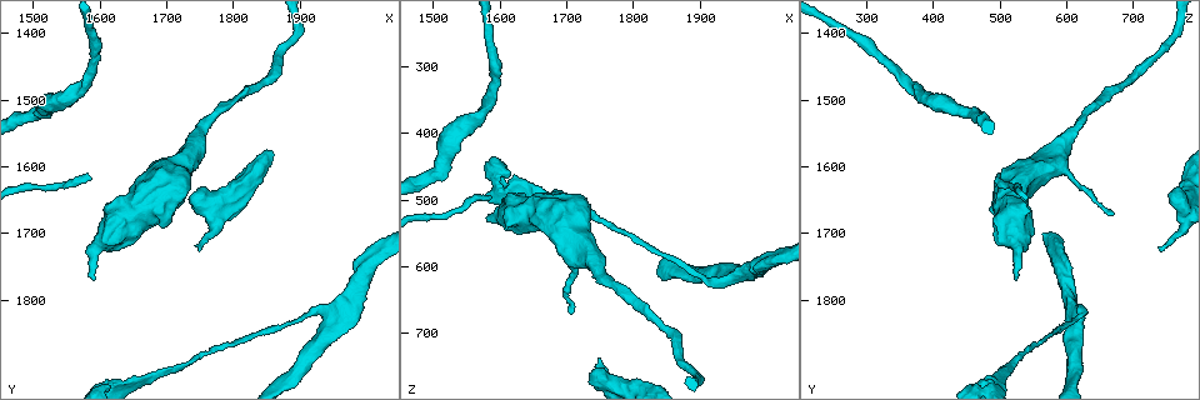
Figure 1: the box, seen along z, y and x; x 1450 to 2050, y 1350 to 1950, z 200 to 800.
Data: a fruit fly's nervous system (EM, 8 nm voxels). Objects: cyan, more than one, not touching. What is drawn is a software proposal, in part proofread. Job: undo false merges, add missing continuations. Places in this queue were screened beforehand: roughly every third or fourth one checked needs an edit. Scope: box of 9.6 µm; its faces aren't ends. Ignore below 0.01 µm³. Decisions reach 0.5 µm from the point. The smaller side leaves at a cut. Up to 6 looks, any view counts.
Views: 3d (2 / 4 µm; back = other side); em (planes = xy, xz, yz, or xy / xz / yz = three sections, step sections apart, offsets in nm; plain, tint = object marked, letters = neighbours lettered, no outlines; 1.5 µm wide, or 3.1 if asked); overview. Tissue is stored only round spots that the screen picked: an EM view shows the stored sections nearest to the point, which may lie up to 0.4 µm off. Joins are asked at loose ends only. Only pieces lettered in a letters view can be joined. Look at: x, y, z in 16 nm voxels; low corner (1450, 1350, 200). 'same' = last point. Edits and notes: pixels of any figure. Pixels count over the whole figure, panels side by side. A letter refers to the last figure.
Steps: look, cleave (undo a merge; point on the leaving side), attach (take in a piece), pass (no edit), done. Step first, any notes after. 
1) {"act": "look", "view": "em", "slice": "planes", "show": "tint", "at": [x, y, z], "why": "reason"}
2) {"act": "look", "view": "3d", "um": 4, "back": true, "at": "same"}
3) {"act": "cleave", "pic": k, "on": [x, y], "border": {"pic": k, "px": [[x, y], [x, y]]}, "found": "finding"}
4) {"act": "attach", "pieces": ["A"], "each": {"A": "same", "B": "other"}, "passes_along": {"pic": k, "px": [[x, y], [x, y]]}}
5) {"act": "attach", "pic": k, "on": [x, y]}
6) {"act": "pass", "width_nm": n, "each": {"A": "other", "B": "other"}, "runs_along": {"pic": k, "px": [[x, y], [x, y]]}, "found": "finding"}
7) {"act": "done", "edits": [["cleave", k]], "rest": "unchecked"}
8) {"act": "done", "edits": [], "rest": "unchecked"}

{"act": "look", "view": "3d", "um": 4, "back": true, "at": [1585, 1620, 495], "why": "tapers out"}

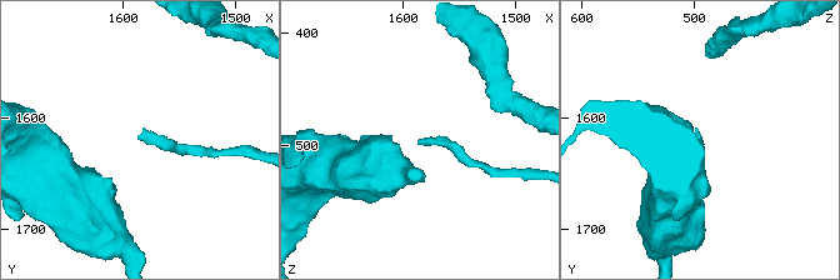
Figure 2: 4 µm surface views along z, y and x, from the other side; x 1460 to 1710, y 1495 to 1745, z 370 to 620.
{"act": "look", "view": "em", "slice": "planes", "show": "letters", "at": [1588, 1620, 498], "why": "need the tissue"}

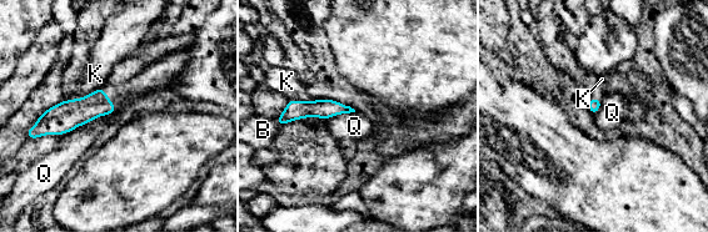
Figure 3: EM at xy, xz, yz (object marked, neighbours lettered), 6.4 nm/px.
{"act": "pass", "each": {"B": "other", "K": "other", "Q": "other"}, "border": {"pic": 3, "px": [[113, 112], [99, 115], [71, 130]]}, "found": "none of them fits"}

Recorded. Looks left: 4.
{"act": "look", "view": "em", "slice": "planes", "show": "tint", "at": [1565, 1495, 385], "why": "sudden change in width"}

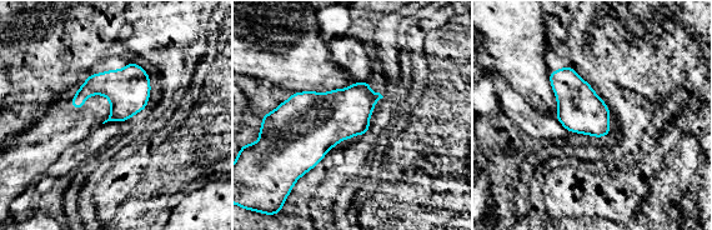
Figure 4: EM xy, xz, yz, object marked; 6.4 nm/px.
{"act": "look", "view": "em", "slice": "planes", "show": "letters", "at": "same"}

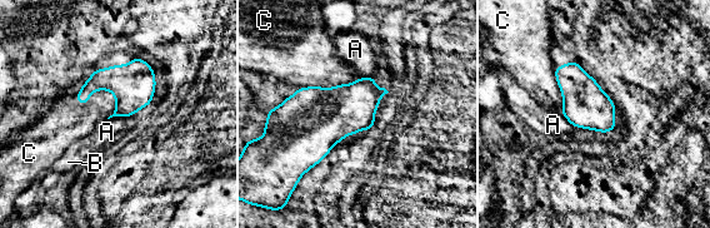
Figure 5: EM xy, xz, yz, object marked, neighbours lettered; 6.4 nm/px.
{"act": "pass", "each": {"A": "other", "B": "other", "C": "other"}, "border": {"pic": 5, "px": [[126, 117], [110, 117], [108, 119]]}, "found": "all the same neuron"}

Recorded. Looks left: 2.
{"act": "look", "view": "em", "slice": "planes", "show": "letters", "at": [1750, 1720, 740], "why": "free end"}

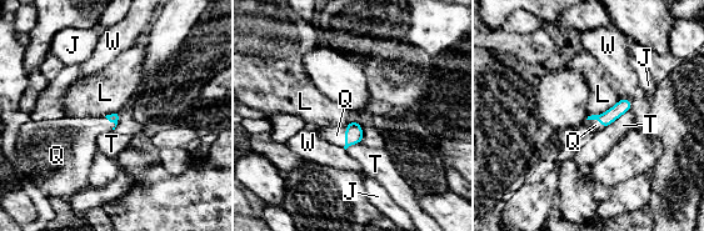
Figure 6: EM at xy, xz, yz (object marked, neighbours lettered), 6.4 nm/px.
{"act": "attach", "pieces": ["Q"], "each": {"J": "other", "L": "other", "Q": "same", "T": "other", "W": "other"}, "passes_along": {"pic": 6, "px": [[354, 134], [345, 136], [336, 135]]}, "found": "it goes on there"}

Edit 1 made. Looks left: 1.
{"act": "done", "edits": [["attach", 6]], "rest": "unchecked"}

